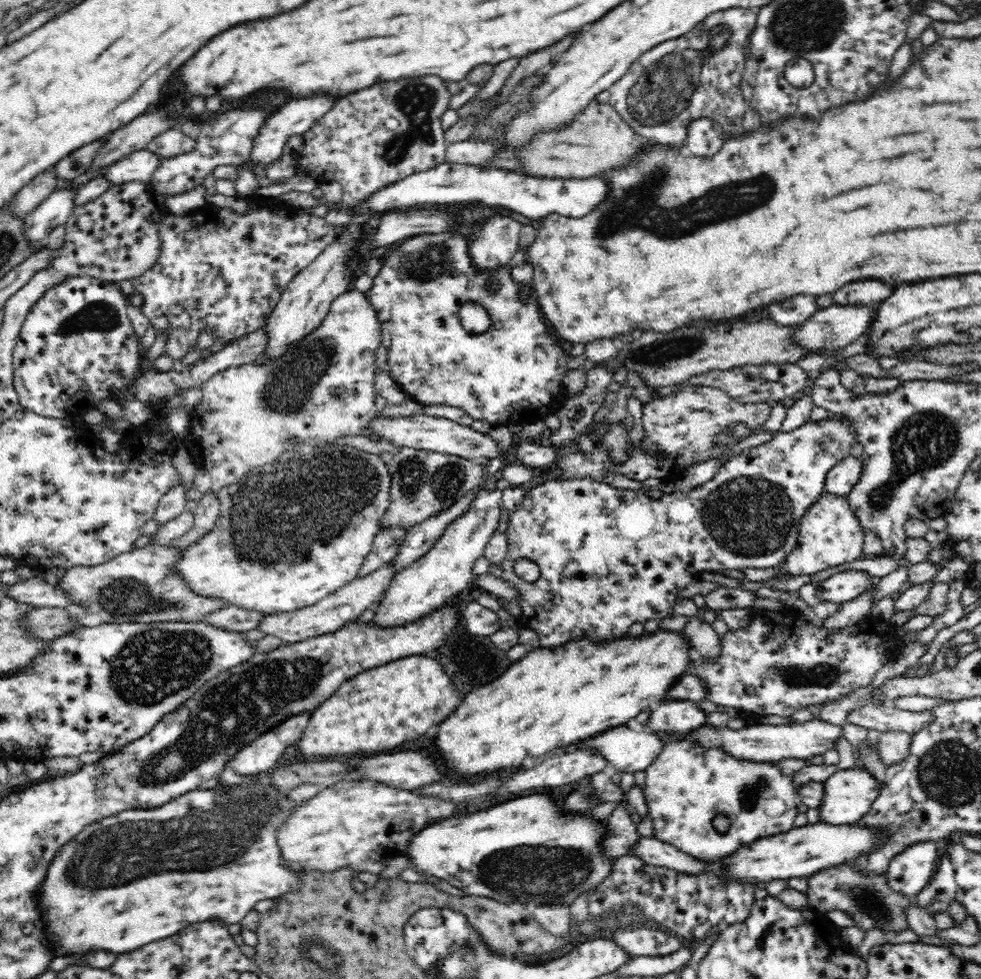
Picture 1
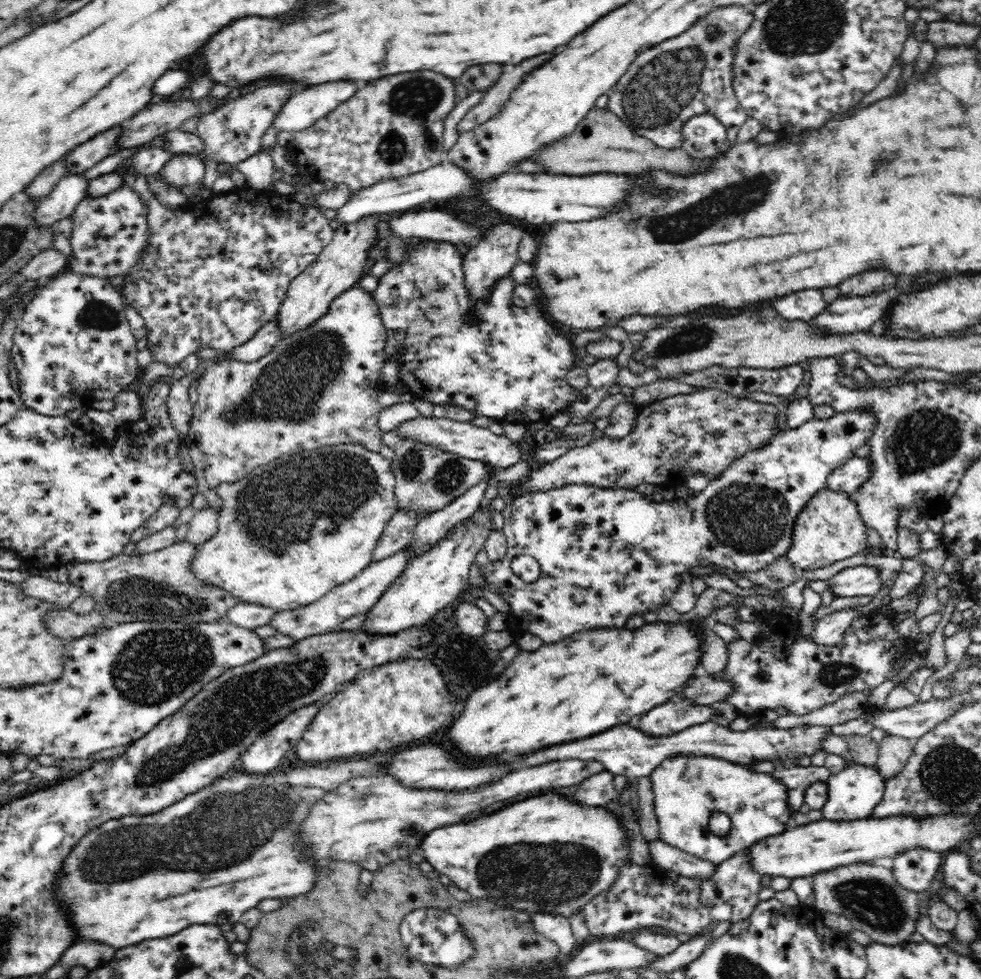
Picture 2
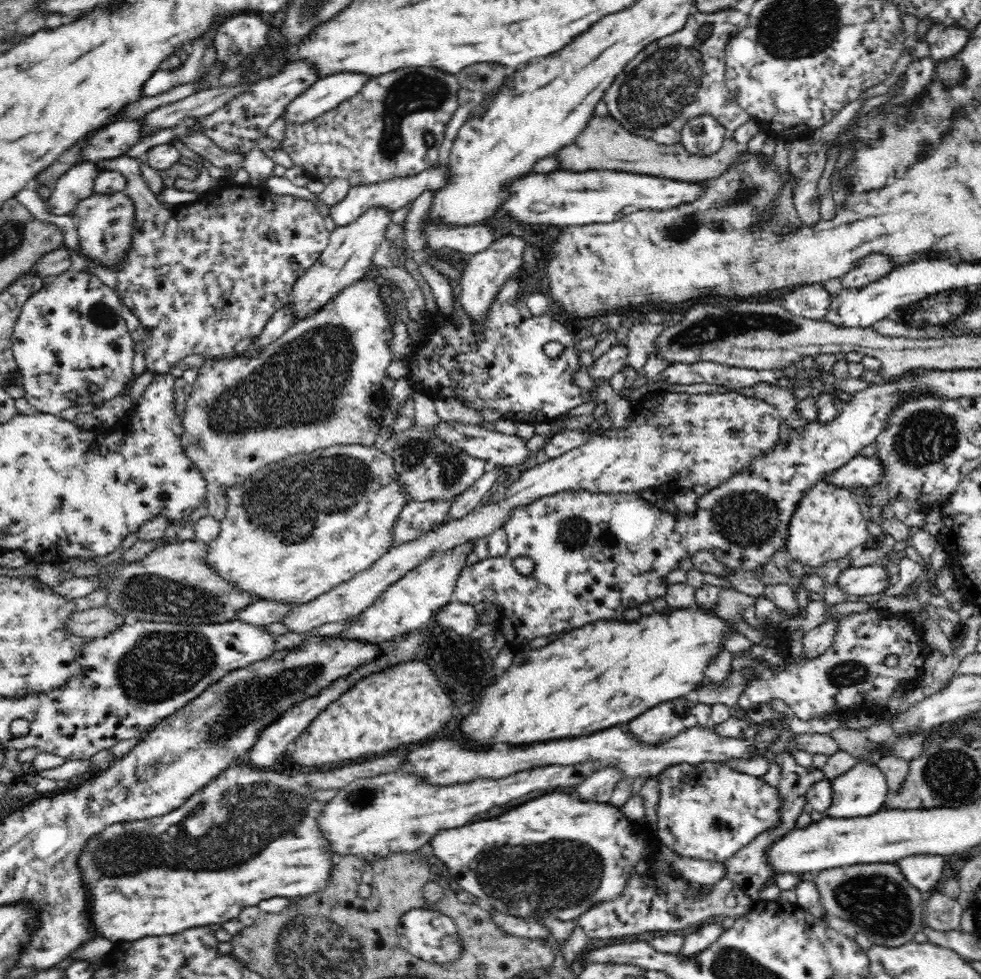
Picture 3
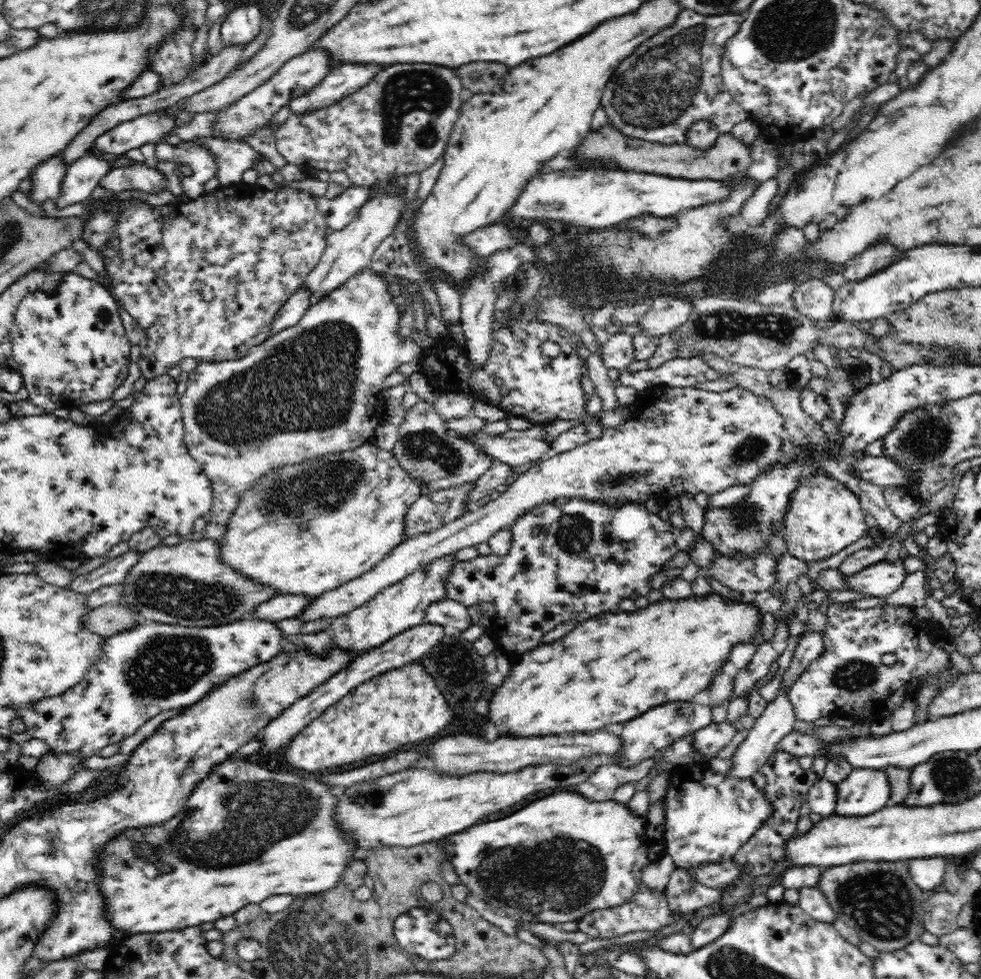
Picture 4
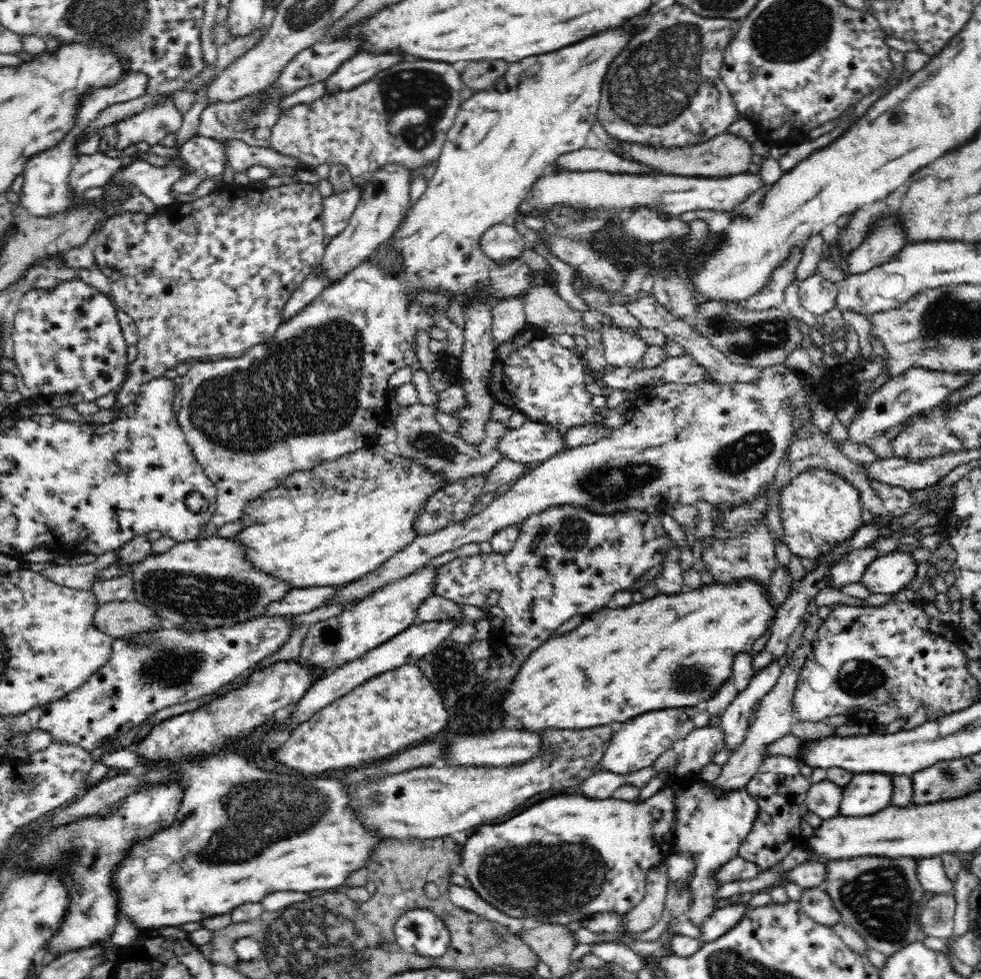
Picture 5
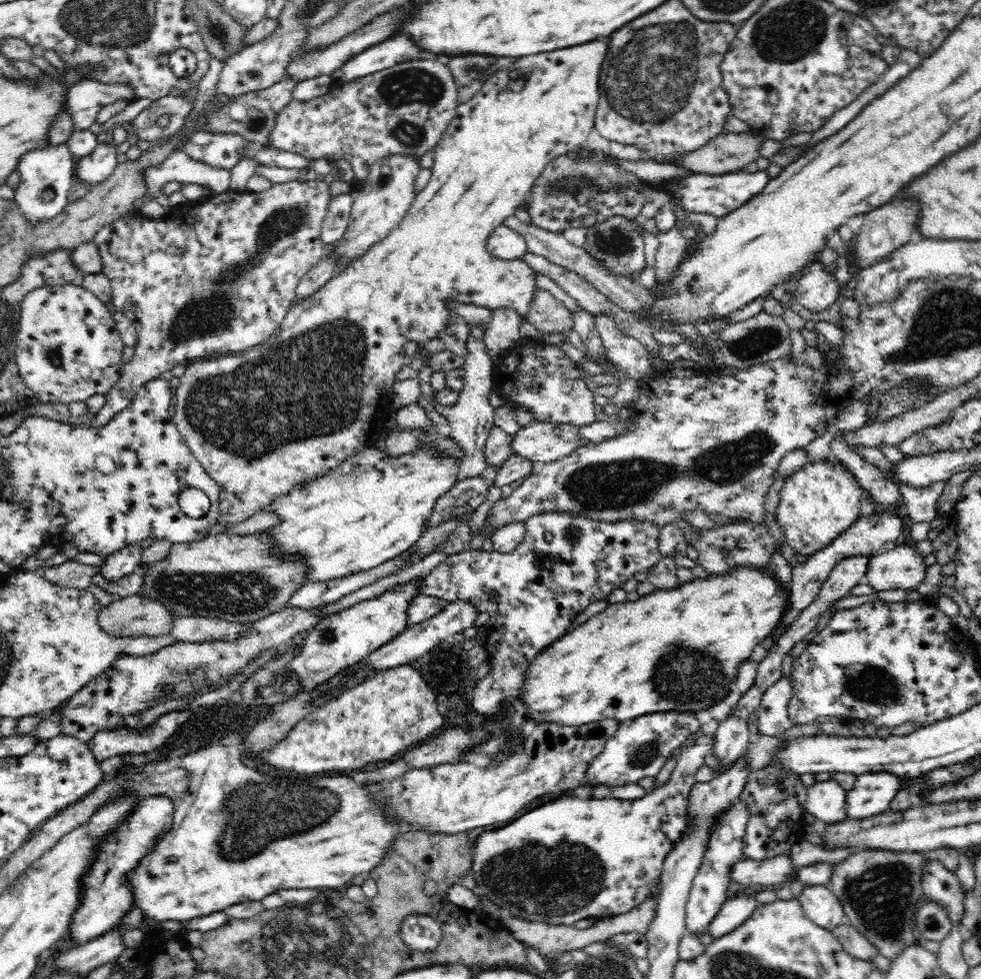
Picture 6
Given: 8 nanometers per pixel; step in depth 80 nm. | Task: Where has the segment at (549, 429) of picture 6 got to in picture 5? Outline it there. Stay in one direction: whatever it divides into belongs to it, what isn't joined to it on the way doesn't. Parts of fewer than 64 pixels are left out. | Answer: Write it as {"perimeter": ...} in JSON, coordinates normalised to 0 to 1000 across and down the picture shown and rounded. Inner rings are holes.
{"perimeter":[[[537,429],[529,437],[518,438],[514,442],[508,461],[526,473],[555,473],[581,460],[577,457],[576,441],[577,437],[573,435]]]}

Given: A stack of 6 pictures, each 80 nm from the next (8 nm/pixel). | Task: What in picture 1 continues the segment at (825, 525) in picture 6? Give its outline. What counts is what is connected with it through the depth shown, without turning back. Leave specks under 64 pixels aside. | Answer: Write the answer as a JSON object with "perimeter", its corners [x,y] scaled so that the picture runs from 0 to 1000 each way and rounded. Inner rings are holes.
{"perimeter":[[[841,501],[818,527],[811,560],[801,568],[796,579],[803,587],[813,588],[828,587],[846,578],[869,574],[879,568],[882,545],[883,541],[877,537],[877,531],[873,528],[871,519],[866,518],[864,509]]]}

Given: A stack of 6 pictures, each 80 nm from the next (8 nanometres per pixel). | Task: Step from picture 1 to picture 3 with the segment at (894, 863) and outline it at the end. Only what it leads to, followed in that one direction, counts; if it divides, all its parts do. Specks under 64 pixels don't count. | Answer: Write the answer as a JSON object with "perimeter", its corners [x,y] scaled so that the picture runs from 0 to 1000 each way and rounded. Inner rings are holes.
{"perimeter":[[[932,873],[917,877],[914,884],[928,903],[939,910],[952,909],[960,901],[965,876],[952,873]]]}

